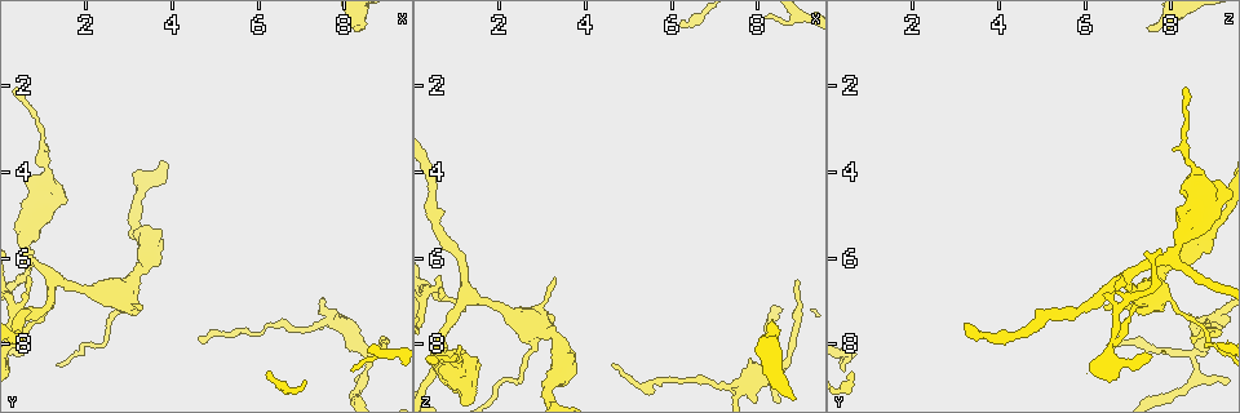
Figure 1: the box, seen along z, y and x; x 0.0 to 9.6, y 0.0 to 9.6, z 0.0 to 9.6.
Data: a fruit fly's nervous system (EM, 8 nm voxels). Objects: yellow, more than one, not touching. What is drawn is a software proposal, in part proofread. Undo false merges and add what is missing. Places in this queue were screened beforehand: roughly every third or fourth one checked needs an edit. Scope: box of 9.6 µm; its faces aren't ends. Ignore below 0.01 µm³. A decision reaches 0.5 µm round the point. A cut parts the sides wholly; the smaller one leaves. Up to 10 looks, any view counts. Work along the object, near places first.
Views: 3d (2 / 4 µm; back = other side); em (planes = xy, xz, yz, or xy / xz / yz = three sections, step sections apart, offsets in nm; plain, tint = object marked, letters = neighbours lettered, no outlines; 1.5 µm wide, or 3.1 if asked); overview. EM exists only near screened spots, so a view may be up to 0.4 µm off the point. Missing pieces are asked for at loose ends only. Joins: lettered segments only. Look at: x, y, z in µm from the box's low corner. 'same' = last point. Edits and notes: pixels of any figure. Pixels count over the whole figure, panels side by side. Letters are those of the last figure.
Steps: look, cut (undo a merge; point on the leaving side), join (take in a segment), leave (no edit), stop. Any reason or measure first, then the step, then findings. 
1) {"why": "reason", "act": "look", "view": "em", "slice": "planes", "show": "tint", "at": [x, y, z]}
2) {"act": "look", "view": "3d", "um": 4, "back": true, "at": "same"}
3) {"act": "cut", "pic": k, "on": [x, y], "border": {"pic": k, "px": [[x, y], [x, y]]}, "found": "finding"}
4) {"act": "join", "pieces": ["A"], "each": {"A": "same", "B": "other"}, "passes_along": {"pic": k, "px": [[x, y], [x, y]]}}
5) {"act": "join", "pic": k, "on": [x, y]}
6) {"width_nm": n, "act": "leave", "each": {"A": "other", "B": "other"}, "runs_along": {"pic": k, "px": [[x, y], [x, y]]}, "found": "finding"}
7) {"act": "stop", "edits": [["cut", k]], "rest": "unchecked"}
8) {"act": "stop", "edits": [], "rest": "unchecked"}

{"why": "three arms meet", "act": "look", "view": "em", "slice": "planes", "show": "letters", "at": [8.50, 8.15, 8.60]}

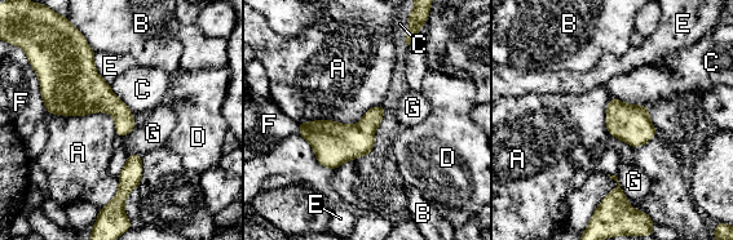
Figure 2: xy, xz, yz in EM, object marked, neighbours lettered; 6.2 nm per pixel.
{"width_nm": 140, "act": "leave", "each": {"A": "other", "B": "other", "C": "other", "D": "other", "E": "other", "F": "other", "G": "other"}, "border": {"pic": 2, "px": [[383, 105], [353, 124], [321, 120]]}, "found": "all the same neuron"}

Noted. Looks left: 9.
{"why": "thick turns thin", "act": "look", "view": "em", "slice": "xz", "step": 8, "show": "tint", "at": [0.60, 5.90, 8.10]}

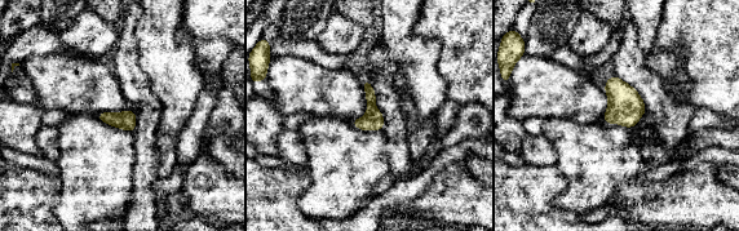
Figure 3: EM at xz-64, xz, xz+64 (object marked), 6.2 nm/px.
{"act": "look", "view": "em", "slice": "planes", "show": "letters", "at": "same"}

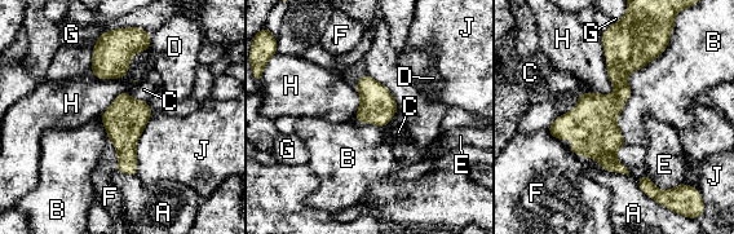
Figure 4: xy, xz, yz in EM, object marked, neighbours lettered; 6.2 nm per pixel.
{"longest_contact_nm": ["B", 650], "act": "leave", "each": {"A": "other", "B": "other", "C": "other", "D": "other", "E": "other", "F": "other", "G": "other", "H": "other", "J": "other"}, "found": "continuous, no second neuron"}

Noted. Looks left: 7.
{"why": "calibre changes", "act": "look", "view": "em", "slice": "planes", "show": "letters", "at": [3.25, 5.45, 8.80]}

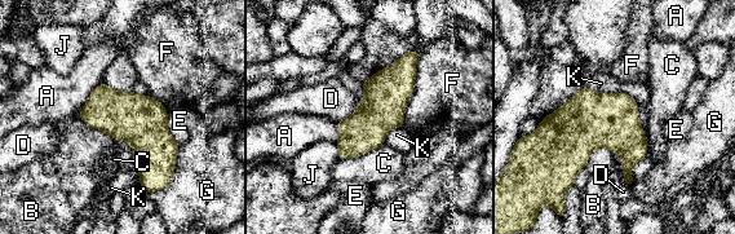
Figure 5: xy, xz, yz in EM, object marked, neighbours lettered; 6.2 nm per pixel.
{"longest_contact_nm": ["K", 550], "act": "leave", "each": {"A": "other", "B": "other", "C": "other", "D": "other", "E": "other", "F": "other", "G": "other", "J": "other", "K": "other"}, "found": "one neuron here"}

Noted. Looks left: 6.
{"why": "branch stops here", "act": "look", "view": "em", "slice": "xz", "step": 4, "show": "letters", "at": [8.40, 0.65, 7.50]}

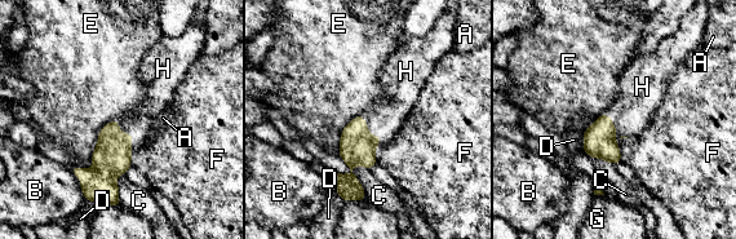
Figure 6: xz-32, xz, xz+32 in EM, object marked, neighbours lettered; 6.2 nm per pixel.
{"longest_contact_nm": ["E", 280], "act": "join", "pieces": ["H"], "each": {"A": "other", "B": "other", "C": "other", "D": "other", "E": "other", "F": "other", "G": "other", "H": "same"}, "passes_along": {"pic": 6, "px": [[357, 147], [367, 132], [386, 116]]}, "found": "the neuron continues"}

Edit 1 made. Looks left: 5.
{"act": "stop", "edits": [["join", 6]], "rest": "unchecked"}

